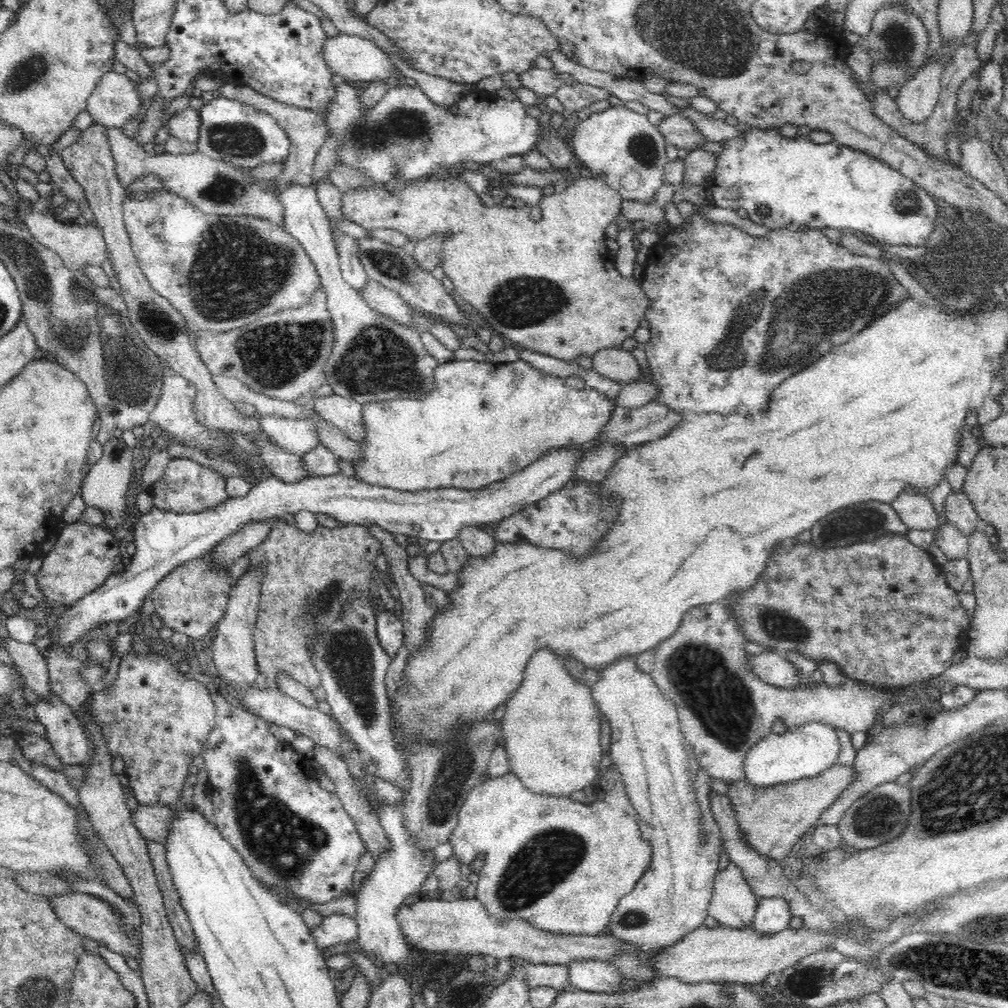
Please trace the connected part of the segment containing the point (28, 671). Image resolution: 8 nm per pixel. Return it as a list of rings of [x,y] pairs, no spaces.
[[[10,636],[2,638],[2,646],[12,655],[14,665],[18,672],[24,675],[27,686],[38,701],[48,700],[54,692],[52,691],[52,678],[43,654],[34,641],[22,644],[12,640]]]

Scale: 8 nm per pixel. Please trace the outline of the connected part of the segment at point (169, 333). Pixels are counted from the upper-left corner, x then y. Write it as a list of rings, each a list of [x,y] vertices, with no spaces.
[[[98,123],[89,126],[81,132],[75,144],[62,151],[61,158],[72,177],[84,189],[88,205],[94,212],[100,228],[102,228],[103,237],[113,262],[113,269],[122,288],[122,298],[126,303],[126,309],[128,309],[130,323],[150,350],[153,350],[175,373],[182,375],[196,386],[194,413],[196,413],[197,420],[205,426],[221,428],[232,432],[232,434],[236,431],[244,432],[250,442],[259,446],[263,462],[261,469],[265,470],[266,473],[272,474],[284,482],[298,482],[300,479],[310,477],[302,468],[300,454],[286,452],[279,448],[277,444],[272,444],[271,440],[265,438],[265,434],[261,434],[258,418],[245,416],[238,412],[234,407],[234,403],[216,390],[213,381],[214,376],[212,376],[210,369],[206,367],[204,361],[200,358],[200,353],[189,339],[189,330],[184,315],[180,314],[170,304],[169,300],[154,291],[146,279],[131,249],[130,235],[124,223],[123,203],[127,197],[127,192],[120,185],[120,179],[118,179],[116,173],[116,162],[106,136],[106,127]]]

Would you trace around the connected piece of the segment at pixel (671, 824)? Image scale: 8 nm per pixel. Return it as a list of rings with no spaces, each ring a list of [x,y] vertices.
[[[624,656],[599,672],[600,680],[591,688],[592,697],[612,729],[609,754],[614,767],[625,782],[633,807],[638,813],[638,826],[642,840],[651,846],[651,861],[638,879],[632,892],[622,898],[608,922],[608,930],[620,941],[628,943],[630,950],[616,954],[608,963],[618,967],[622,981],[636,981],[640,988],[651,985],[662,976],[653,968],[655,950],[681,941],[692,930],[700,928],[708,918],[714,878],[718,874],[718,860],[722,850],[720,827],[710,807],[711,776],[700,766],[692,745],[681,731],[678,711],[664,698],[652,675],[637,668],[636,658]]]

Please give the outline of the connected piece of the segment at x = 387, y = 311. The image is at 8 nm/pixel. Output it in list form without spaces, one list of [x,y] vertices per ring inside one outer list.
[[[368,278],[367,288],[360,295],[374,310],[408,328],[414,327],[415,309],[392,290]]]

